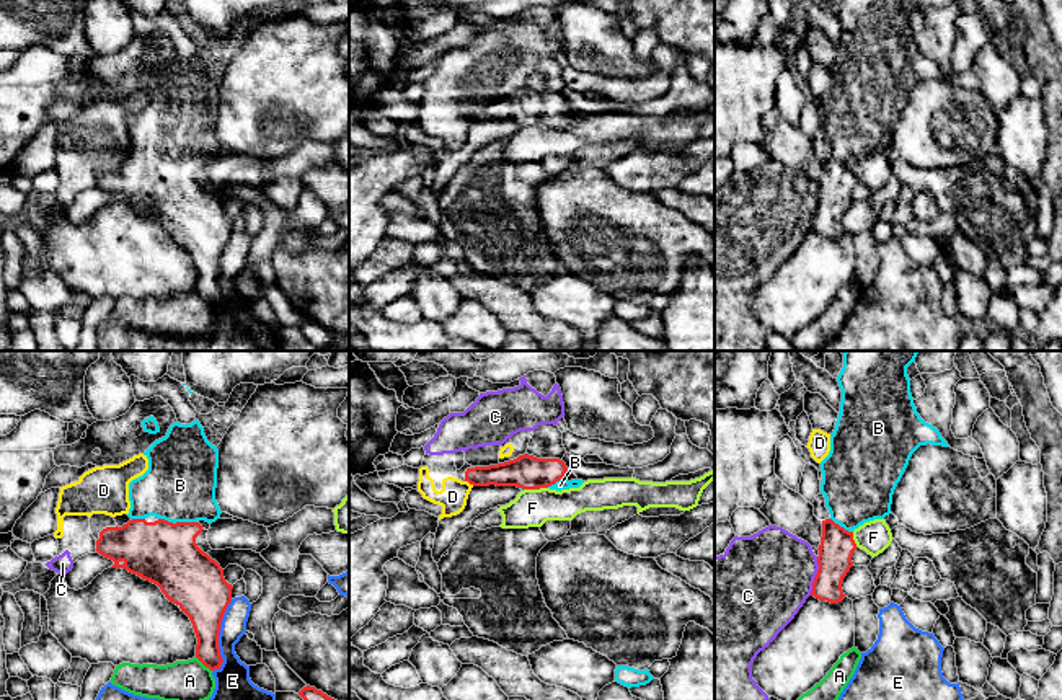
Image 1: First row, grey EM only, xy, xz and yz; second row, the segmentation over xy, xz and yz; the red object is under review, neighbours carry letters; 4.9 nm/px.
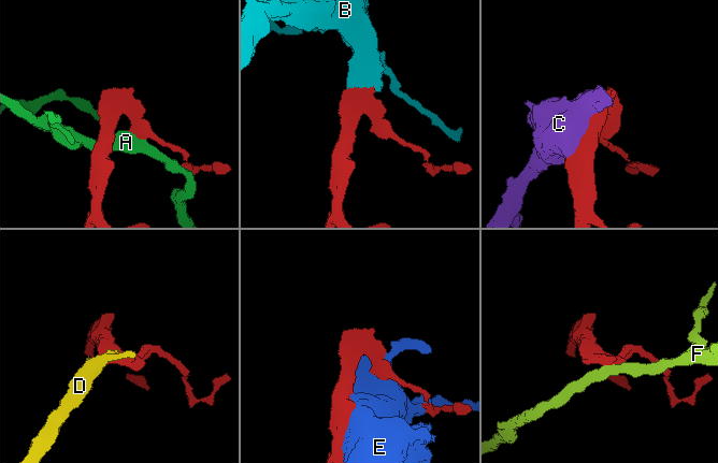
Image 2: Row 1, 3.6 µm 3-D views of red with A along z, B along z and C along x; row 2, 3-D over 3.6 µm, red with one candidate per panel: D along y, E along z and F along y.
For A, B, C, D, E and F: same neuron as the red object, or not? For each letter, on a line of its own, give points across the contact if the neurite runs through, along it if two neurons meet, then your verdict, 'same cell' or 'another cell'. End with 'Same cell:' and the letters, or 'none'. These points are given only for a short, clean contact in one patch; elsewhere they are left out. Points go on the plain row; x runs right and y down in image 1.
A: another cell
B: way xy (165, 188), (178, 157), (180, 119); same cell
C: another cell
D: border xz (465, 115), (473, 119); another cell
E: another cell
F: border xz (547, 121), (524, 124); another cell
Same cell: B

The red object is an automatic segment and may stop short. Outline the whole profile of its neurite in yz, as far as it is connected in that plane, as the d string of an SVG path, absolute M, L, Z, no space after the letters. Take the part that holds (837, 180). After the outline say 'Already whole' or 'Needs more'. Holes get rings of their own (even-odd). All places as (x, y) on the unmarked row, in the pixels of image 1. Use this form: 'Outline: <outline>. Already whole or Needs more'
Outline: M843 0L837 16L840 47L830 86L821 96L821 127L830 152L822 155L817 209L811 230L839 238L842 217L858 183L853 165L891 148L892 129L920 80L949 82L925 57L910 28L909 0Z. Needs more

